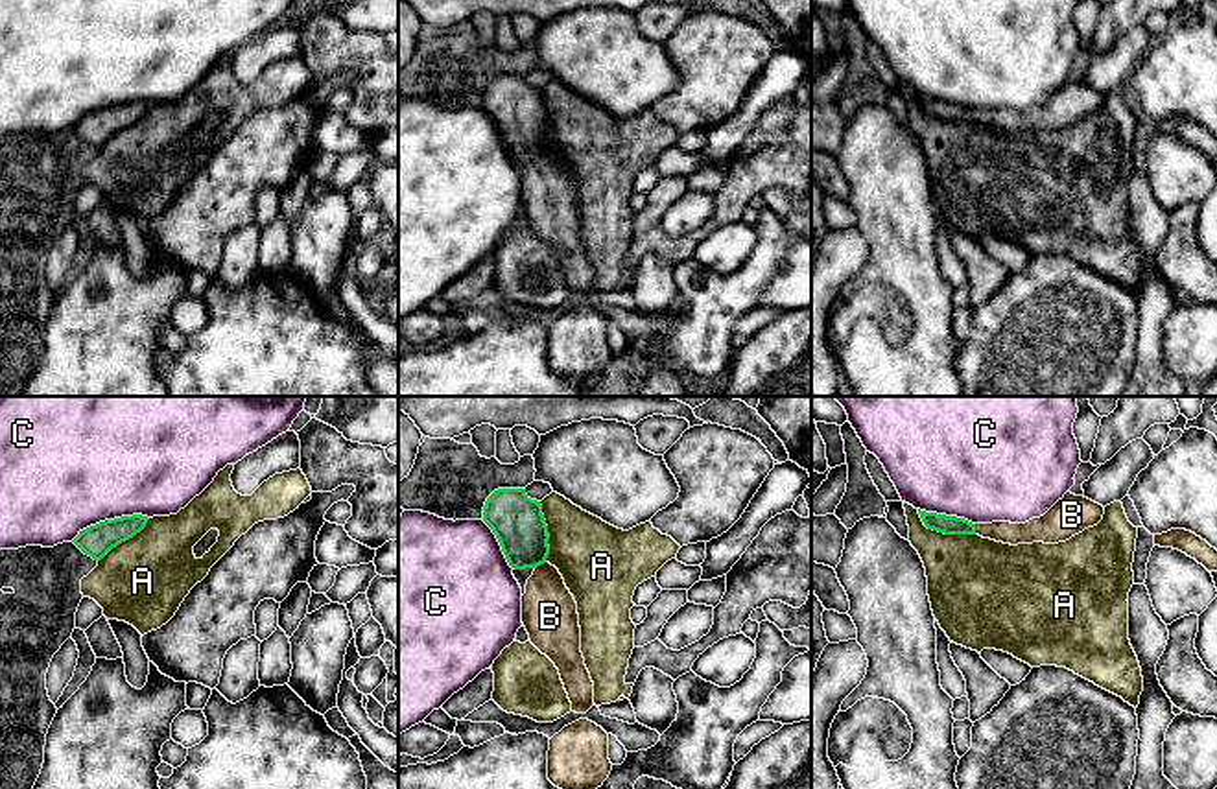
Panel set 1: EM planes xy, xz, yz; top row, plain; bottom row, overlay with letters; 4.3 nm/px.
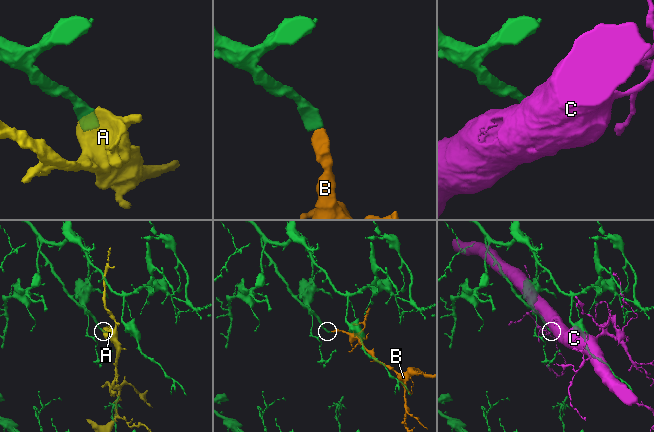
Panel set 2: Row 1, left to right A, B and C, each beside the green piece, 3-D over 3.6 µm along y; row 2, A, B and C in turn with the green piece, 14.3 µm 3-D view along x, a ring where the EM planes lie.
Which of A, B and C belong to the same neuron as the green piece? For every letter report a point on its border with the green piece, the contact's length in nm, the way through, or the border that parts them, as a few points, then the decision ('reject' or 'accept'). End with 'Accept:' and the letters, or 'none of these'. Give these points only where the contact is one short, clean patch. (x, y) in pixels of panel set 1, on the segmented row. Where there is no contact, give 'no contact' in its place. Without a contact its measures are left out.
A: meets green in yz at (943, 531); contact 280 nm long; border along yz (917, 509), (928, 528), (945, 533), (974, 535); reject
B: meets green in xz at (539, 565); contact 60 nm long; runs through xz (517, 520), (524, 544), (539, 565), (546, 577), (550, 616); accept
C: meets green in xy at (109, 520); contact 360 nm long; reject
Accept: B

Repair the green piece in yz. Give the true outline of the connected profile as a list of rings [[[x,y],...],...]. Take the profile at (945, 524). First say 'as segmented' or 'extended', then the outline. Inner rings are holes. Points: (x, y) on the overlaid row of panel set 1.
extended; [[[1066,492],[1044,516],[1033,518],[1025,524],[992,522],[972,524],[964,518],[926,512],[918,514],[928,529],[944,535],[979,535],[996,542],[1018,544],[1058,544],[1097,525],[1103,520],[1105,507],[1084,498]]]

